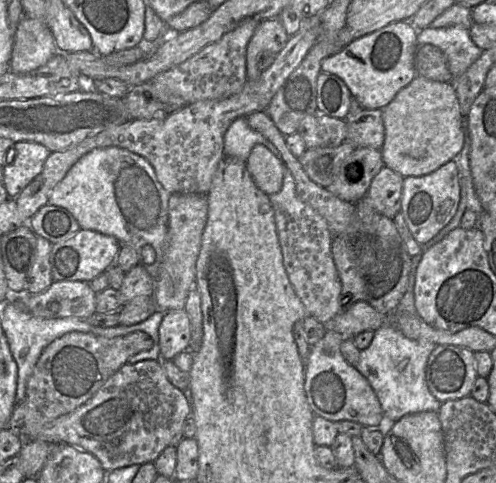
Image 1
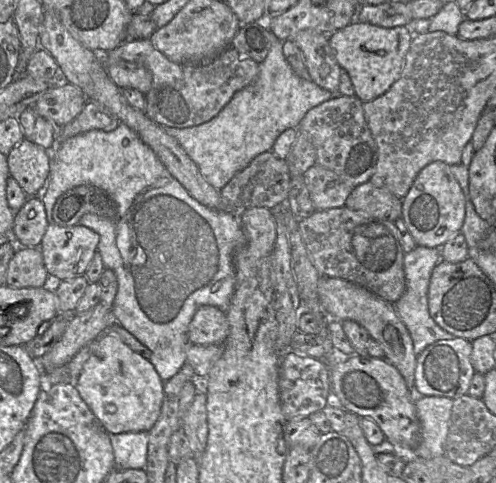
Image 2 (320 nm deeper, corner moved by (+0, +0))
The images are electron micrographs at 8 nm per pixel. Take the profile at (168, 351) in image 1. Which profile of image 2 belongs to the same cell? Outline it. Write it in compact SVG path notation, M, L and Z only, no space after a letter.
M200 306L188 327L188 339L195 345L223 345L229 334L226 313L217 307Z

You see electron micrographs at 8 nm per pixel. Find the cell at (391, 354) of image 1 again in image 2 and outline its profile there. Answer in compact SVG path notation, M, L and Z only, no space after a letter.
M418 246L409 253L404 254L404 274L405 274L405 284L406 288L401 296L401 298L394 303L394 307L396 309L397 314L399 315L400 319L405 324L407 330L410 333L410 336L413 341L413 348L415 354L418 356L427 346L435 343L436 341L440 340L452 340L455 337L454 335L448 333L444 329L442 329L430 316L429 308L428 308L428 289L430 278L432 275L432 271L436 264L441 260L440 255L440 248L431 248L425 246Z

